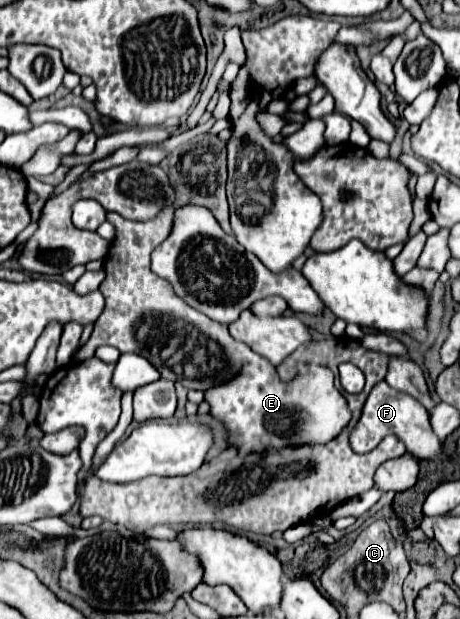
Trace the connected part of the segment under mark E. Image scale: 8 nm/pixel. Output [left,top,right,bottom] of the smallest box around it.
[206,366,350,454]

